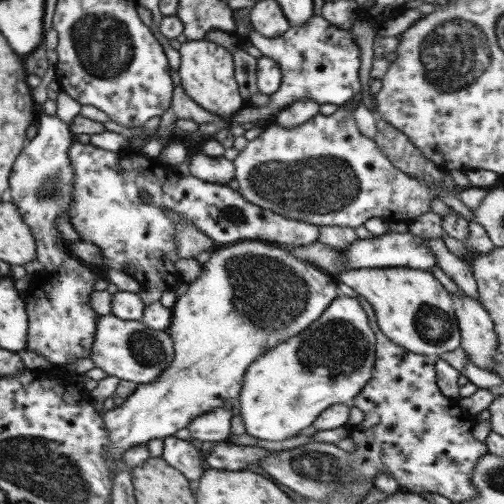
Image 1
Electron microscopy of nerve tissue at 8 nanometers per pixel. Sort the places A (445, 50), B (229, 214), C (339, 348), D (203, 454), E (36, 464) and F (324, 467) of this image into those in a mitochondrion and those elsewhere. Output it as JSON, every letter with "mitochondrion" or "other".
{"A":"mitochondrion","B":"mitochondrion","C":"mitochondrion","D":"other","E":"mitochondrion","F":"mitochondrion"}

